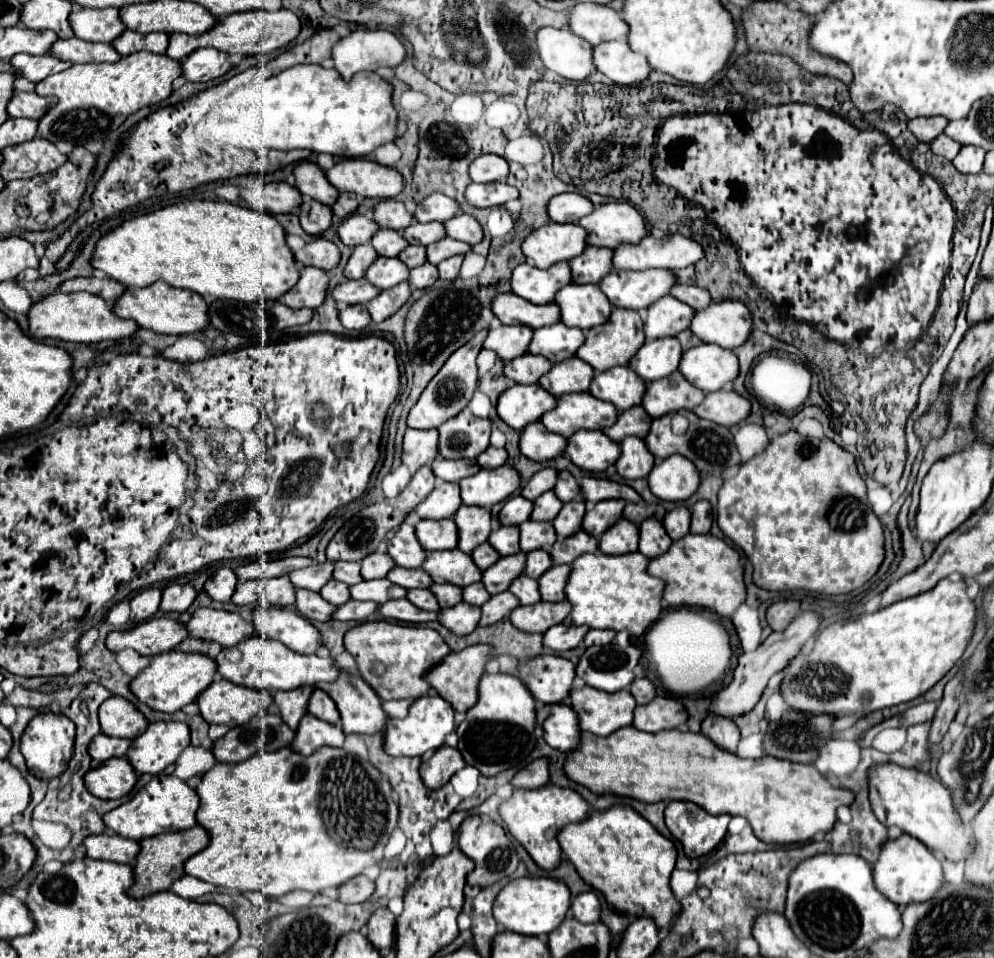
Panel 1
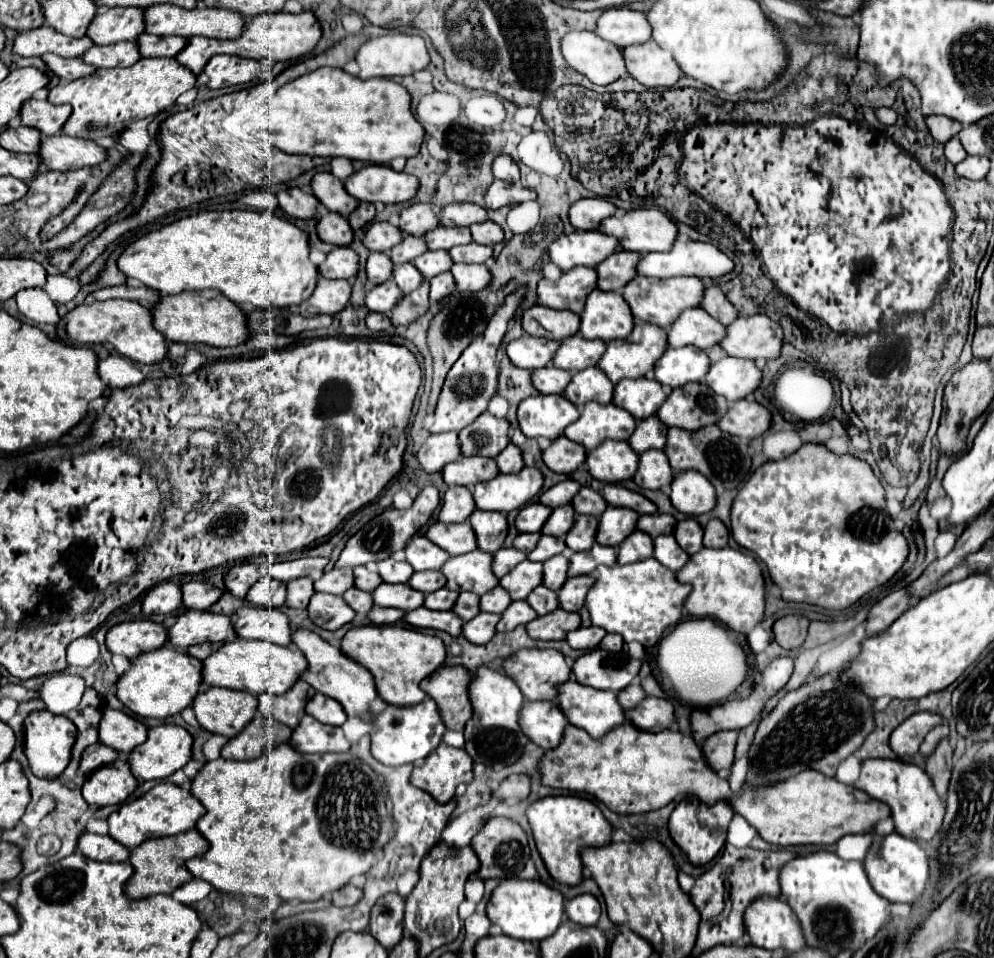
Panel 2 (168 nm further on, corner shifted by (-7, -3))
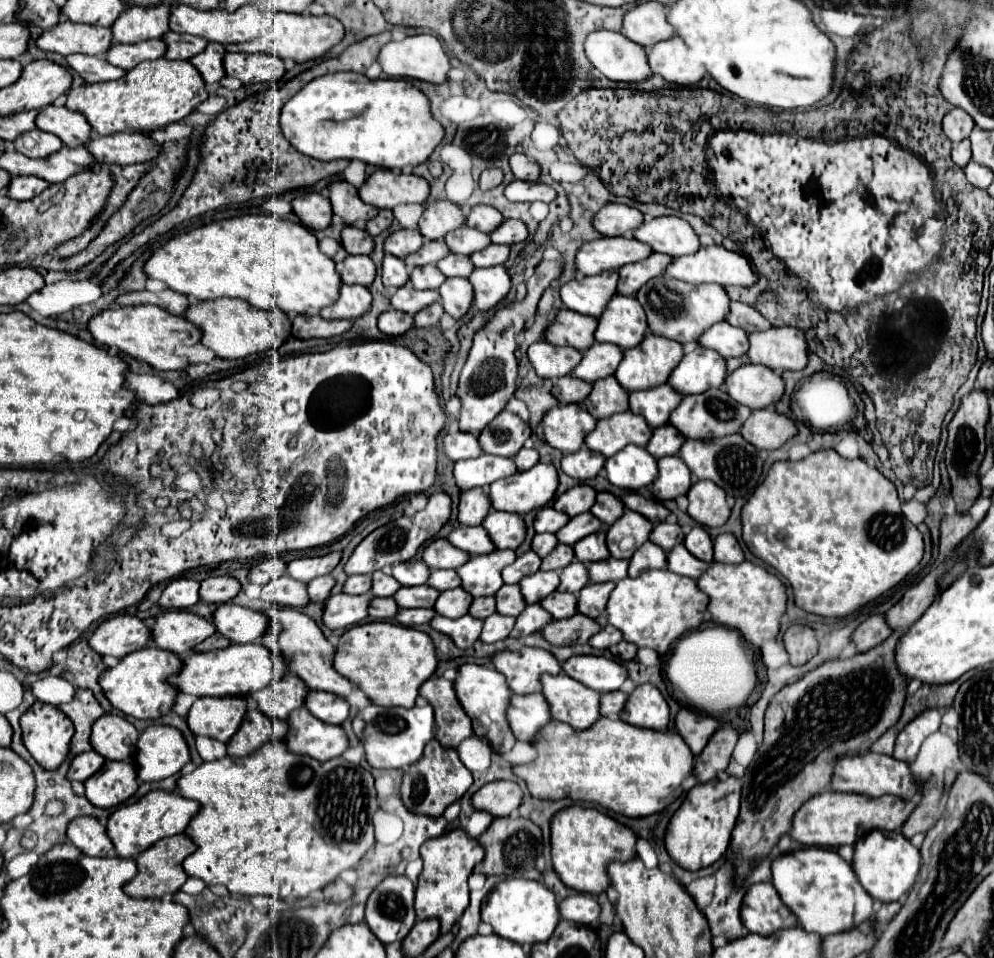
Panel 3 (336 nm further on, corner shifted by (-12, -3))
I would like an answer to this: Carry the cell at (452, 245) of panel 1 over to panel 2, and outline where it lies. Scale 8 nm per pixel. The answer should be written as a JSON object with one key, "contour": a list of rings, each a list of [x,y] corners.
{"contour":[[[468,243],[468,245],[452,247],[448,253],[454,263],[484,263],[488,257],[492,257],[492,247]]]}

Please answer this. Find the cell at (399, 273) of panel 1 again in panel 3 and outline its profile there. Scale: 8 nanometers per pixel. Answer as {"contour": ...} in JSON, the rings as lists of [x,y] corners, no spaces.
{"contour":[[[425,265],[425,267],[417,267],[411,273],[411,283],[415,289],[439,289],[441,283],[447,277],[435,267],[435,265]]]}

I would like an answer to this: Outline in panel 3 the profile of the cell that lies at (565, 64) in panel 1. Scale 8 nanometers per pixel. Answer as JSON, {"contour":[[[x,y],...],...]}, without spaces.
{"contour":[[[595,31],[585,41],[585,53],[595,69],[611,81],[643,83],[651,75],[647,49],[617,31]]]}

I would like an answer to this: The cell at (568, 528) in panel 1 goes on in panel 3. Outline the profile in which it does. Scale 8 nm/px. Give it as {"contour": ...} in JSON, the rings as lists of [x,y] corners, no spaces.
{"contour":[[[605,531],[587,535],[579,543],[575,543],[573,549],[575,549],[575,557],[581,563],[595,563],[595,561],[603,561],[603,559],[611,557],[609,549],[605,545]]]}

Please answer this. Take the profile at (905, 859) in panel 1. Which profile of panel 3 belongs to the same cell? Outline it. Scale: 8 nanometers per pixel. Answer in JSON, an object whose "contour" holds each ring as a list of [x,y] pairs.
{"contour":[[[871,831],[863,839],[859,839],[853,847],[853,871],[861,881],[863,889],[883,903],[899,901],[913,883],[917,881],[917,873],[921,867],[919,849],[915,849],[901,833],[885,833],[885,831]]]}

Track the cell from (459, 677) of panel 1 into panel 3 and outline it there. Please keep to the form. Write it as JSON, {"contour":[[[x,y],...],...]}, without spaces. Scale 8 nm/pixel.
{"contour":[[[437,677],[421,685],[419,695],[435,709],[435,739],[449,749],[455,749],[463,739],[473,735],[471,719],[461,709],[451,681]]]}

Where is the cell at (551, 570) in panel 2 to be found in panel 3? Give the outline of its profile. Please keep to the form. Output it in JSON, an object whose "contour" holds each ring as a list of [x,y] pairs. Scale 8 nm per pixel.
{"contour":[[[573,561],[573,565],[565,567],[565,571],[559,571],[559,577],[561,577],[559,591],[567,591],[567,593],[575,593],[575,595],[589,583],[589,571],[579,561]]]}

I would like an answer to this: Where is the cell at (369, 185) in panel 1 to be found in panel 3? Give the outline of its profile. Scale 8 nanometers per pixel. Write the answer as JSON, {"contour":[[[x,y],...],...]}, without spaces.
{"contour":[[[377,169],[359,189],[365,203],[377,209],[393,209],[401,203],[425,203],[429,197],[429,183],[419,175],[405,175],[401,171]]]}

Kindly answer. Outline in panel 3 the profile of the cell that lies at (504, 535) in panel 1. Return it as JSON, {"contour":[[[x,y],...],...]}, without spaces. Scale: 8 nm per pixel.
{"contour":[[[537,533],[535,537],[533,537],[533,551],[539,555],[539,557],[545,557],[545,555],[549,555],[555,547],[557,547],[557,537],[553,535],[553,533]]]}

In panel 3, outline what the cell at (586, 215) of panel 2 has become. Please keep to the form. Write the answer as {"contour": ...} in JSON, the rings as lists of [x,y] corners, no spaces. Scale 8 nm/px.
{"contour":[[[609,203],[595,215],[593,223],[595,223],[597,231],[605,237],[617,237],[617,235],[629,237],[629,233],[633,229],[637,229],[643,221],[645,221],[645,217],[639,209]]]}

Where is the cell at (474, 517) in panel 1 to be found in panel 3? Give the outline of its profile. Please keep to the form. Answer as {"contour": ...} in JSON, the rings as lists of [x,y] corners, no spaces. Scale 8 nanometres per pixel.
{"contour":[[[495,509],[487,515],[483,527],[487,529],[497,549],[517,549],[527,535],[527,527],[521,515],[495,511]]]}

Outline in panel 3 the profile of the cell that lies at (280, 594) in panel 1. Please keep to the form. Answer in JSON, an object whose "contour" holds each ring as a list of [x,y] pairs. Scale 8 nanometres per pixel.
{"contour":[[[323,575],[323,577],[313,579],[307,585],[307,591],[309,591],[311,601],[325,601],[331,595],[331,589],[333,587],[335,587],[335,579],[331,575]]]}

